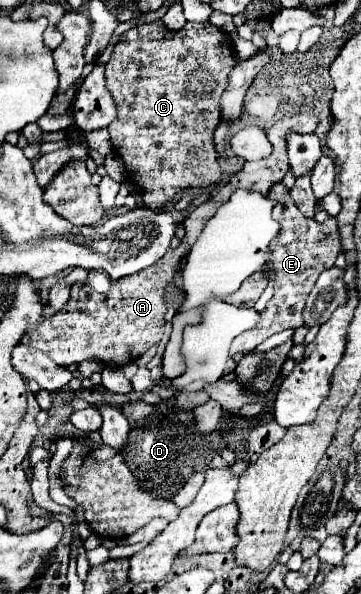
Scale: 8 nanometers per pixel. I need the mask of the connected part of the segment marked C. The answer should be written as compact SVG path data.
M162 19L142 23L126 31L106 63L106 85L116 101L118 117L110 123L110 141L122 157L126 173L142 187L144 205L162 209L170 199L188 187L208 187L218 183L222 167L214 149L212 133L220 121L220 97L228 83L228 73L236 65L232 39L212 23L186 23L180 31L170 31Z

